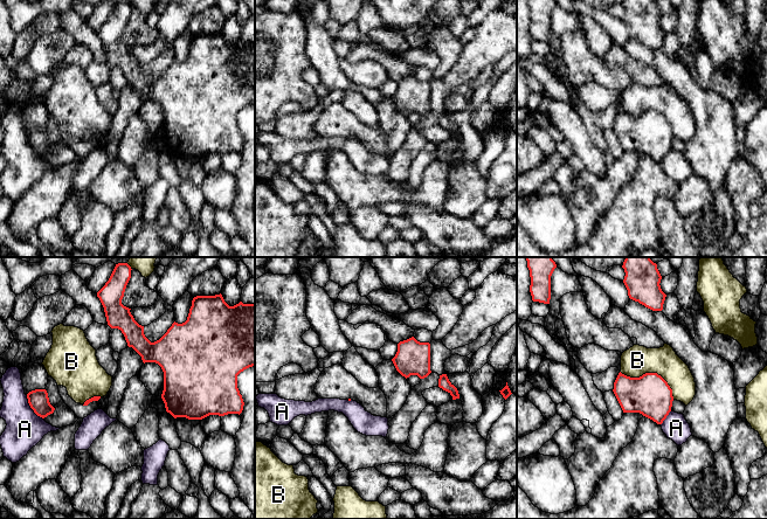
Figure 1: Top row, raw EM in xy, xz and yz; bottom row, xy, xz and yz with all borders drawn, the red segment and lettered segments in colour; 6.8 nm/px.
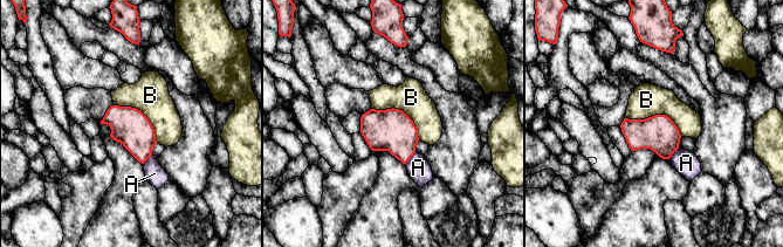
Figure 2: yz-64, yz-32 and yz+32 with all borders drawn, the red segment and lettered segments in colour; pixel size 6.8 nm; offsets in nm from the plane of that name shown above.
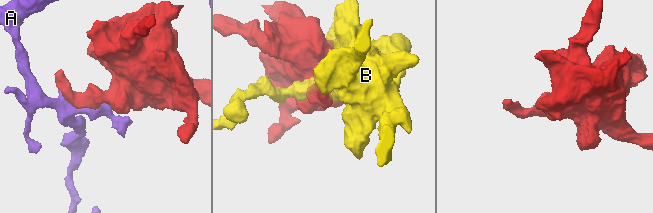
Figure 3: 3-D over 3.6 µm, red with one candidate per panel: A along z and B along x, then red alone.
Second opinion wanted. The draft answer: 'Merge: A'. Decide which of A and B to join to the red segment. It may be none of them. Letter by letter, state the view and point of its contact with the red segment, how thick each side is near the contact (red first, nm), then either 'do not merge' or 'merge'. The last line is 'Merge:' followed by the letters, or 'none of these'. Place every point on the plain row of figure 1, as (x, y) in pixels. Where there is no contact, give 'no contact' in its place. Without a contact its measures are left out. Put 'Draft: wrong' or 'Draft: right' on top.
Draft: wrong
A: xy (30, 145) | 140/260 nm | do not merge
B: yz (651, 111) | 280/200 nm | do not merge
Merge: none of these

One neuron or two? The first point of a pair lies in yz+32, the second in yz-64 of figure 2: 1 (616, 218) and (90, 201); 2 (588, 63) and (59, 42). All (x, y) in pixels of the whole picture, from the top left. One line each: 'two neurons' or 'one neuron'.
1: two neurons
2: one neuron

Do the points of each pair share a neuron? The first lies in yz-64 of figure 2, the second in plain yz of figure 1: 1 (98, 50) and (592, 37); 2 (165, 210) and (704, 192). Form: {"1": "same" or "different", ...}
{"1": "different", "2": "same"}

